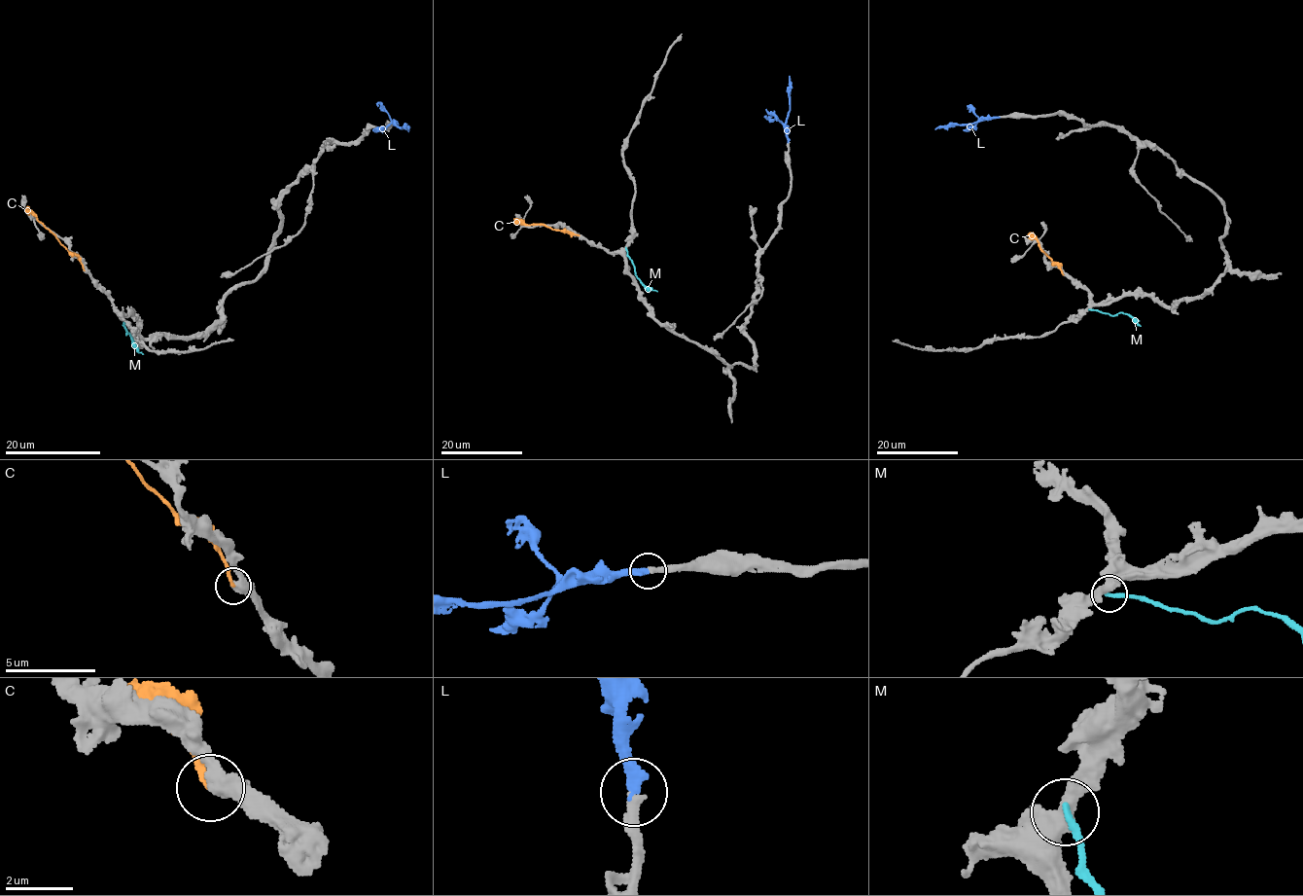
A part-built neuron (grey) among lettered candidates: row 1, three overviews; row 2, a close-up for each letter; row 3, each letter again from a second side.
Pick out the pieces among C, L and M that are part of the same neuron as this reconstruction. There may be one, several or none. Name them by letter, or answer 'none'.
L

